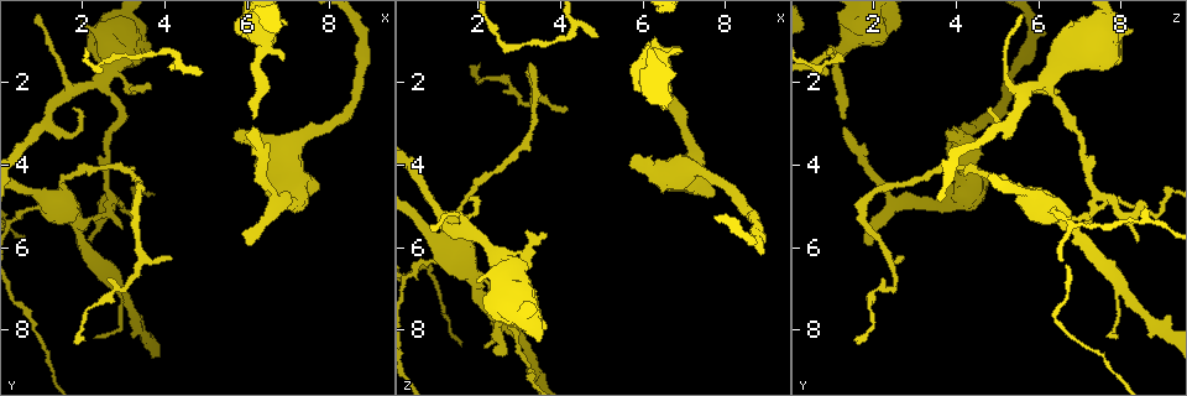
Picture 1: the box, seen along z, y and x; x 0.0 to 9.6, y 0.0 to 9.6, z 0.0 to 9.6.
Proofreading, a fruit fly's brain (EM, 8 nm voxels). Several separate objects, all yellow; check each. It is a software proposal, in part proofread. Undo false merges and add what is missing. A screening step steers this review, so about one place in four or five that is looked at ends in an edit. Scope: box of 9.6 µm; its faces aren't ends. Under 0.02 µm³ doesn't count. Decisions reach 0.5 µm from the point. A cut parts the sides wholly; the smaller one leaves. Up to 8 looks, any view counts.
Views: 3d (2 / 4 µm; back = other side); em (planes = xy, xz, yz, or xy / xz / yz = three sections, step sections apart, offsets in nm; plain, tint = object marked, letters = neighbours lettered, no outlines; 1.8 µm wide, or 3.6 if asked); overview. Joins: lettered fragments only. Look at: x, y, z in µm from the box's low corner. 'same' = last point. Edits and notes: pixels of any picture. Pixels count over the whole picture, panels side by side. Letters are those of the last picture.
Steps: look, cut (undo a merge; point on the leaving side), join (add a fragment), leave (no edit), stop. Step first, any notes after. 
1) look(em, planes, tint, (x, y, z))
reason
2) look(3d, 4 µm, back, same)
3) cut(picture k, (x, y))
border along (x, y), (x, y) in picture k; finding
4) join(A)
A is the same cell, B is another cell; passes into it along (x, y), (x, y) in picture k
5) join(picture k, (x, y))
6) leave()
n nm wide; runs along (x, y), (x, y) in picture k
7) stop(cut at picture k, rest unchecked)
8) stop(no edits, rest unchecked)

look(3d, 4 µm, (3.65, 2.15, 5.75))
free end

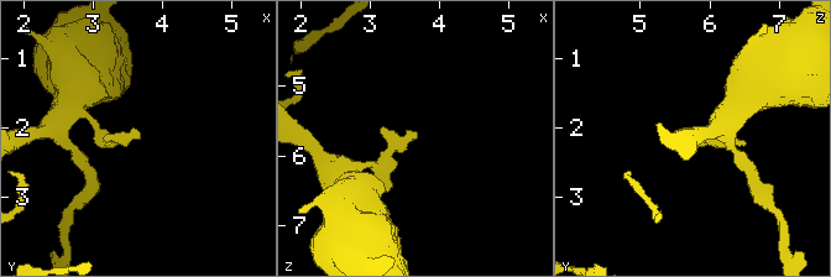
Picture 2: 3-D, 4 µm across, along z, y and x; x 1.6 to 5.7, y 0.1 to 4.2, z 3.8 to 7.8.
look(em, planes, letters, (3.70, 2.10, 5.75))

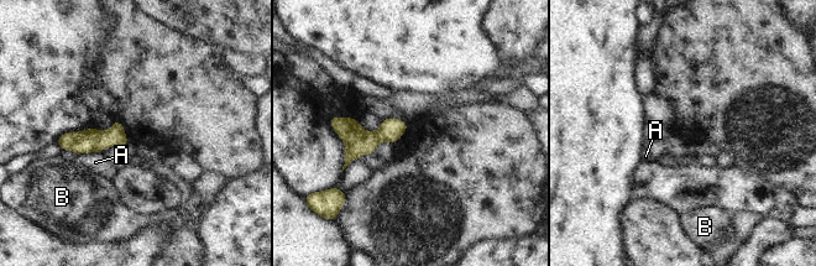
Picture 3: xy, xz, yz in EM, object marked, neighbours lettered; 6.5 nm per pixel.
leave()
130 nm wide; A touches over 160 nm; A and B are other cells; none of them fits

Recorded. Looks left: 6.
look(3d, 2 µm, back, (1.75, 2.65, 4.85))
branch stops here

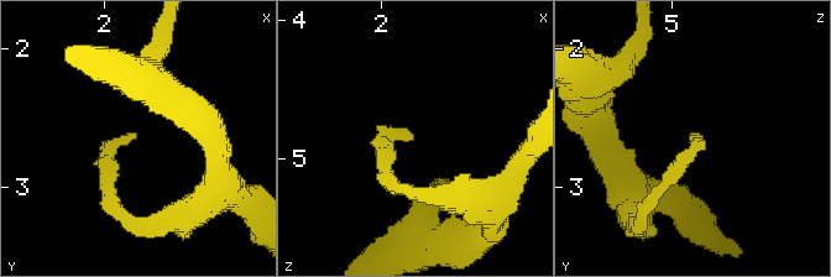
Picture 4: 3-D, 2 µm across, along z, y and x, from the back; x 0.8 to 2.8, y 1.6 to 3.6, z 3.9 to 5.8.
look(em, planes, letters, (1.76, 2.64, 4.84))
shape alone is not enough

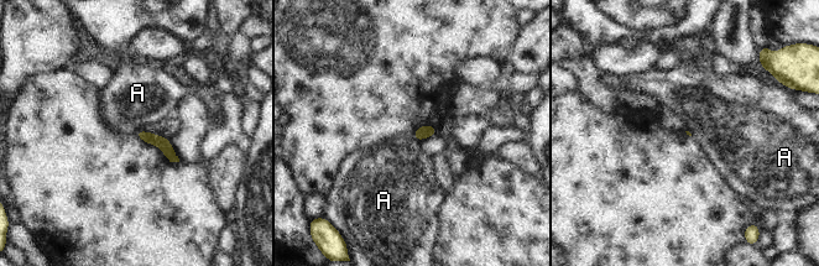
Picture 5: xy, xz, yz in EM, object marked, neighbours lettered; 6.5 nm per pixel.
leave()
A is another cell; border along (141, 129), (134, 134) in picture 5; none of them fits

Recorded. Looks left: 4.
look(em, yz, step 16, tint, (6.10, 3.05, 1.30))
branch stops here

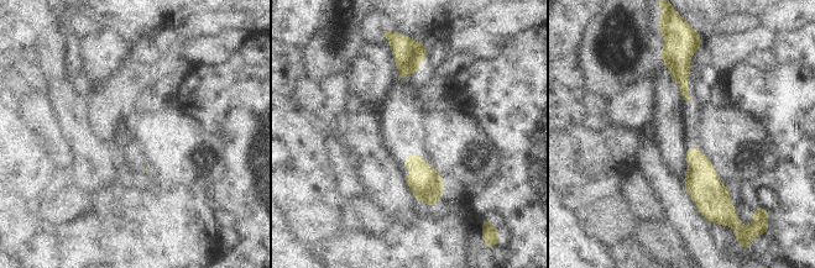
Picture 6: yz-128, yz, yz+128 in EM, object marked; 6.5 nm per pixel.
look(em, planes, letters, same)
cut it another way

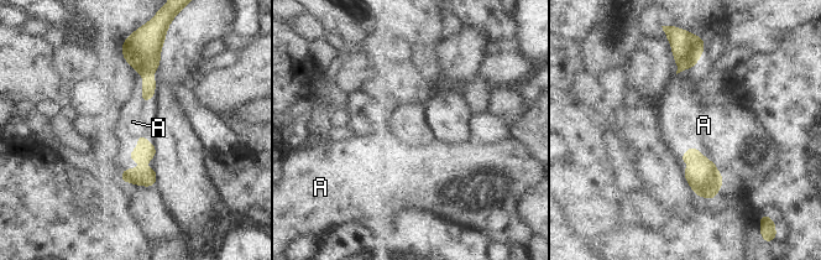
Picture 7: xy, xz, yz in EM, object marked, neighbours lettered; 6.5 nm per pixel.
leave()
A is another cell; no lettered fragment goes on from it

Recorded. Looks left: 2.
look(3d, 4 µm, (5.90, 5.70, 1.75))

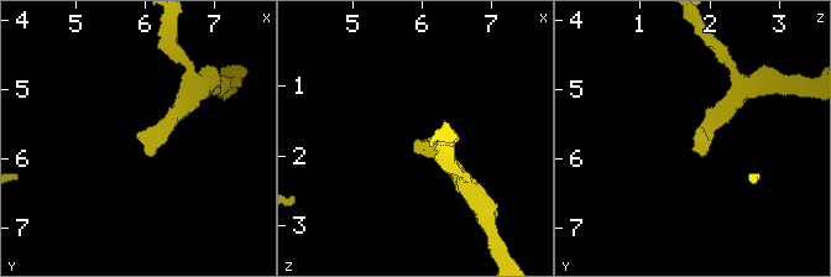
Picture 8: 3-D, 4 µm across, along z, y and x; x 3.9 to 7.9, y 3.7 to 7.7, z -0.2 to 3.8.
look(em, planes, letters, (5.95, 5.70, 1.70))
now the EM

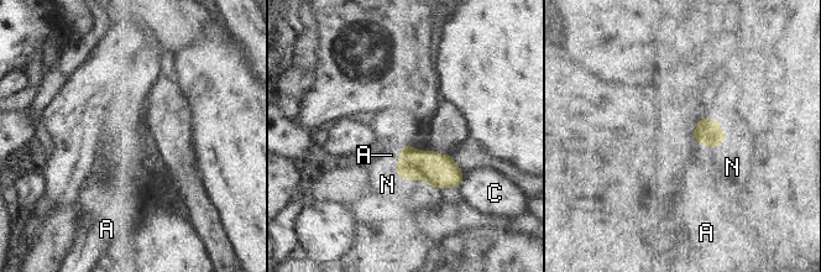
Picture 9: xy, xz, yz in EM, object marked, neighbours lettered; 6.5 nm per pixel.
join(A)
A is the same cell, C and N are other cells; passes into it along (435, 168), (399, 155), (391, 155) in picture 9; it goes on there

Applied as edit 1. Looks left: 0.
stop(join at picture 9, rest unchecked)

